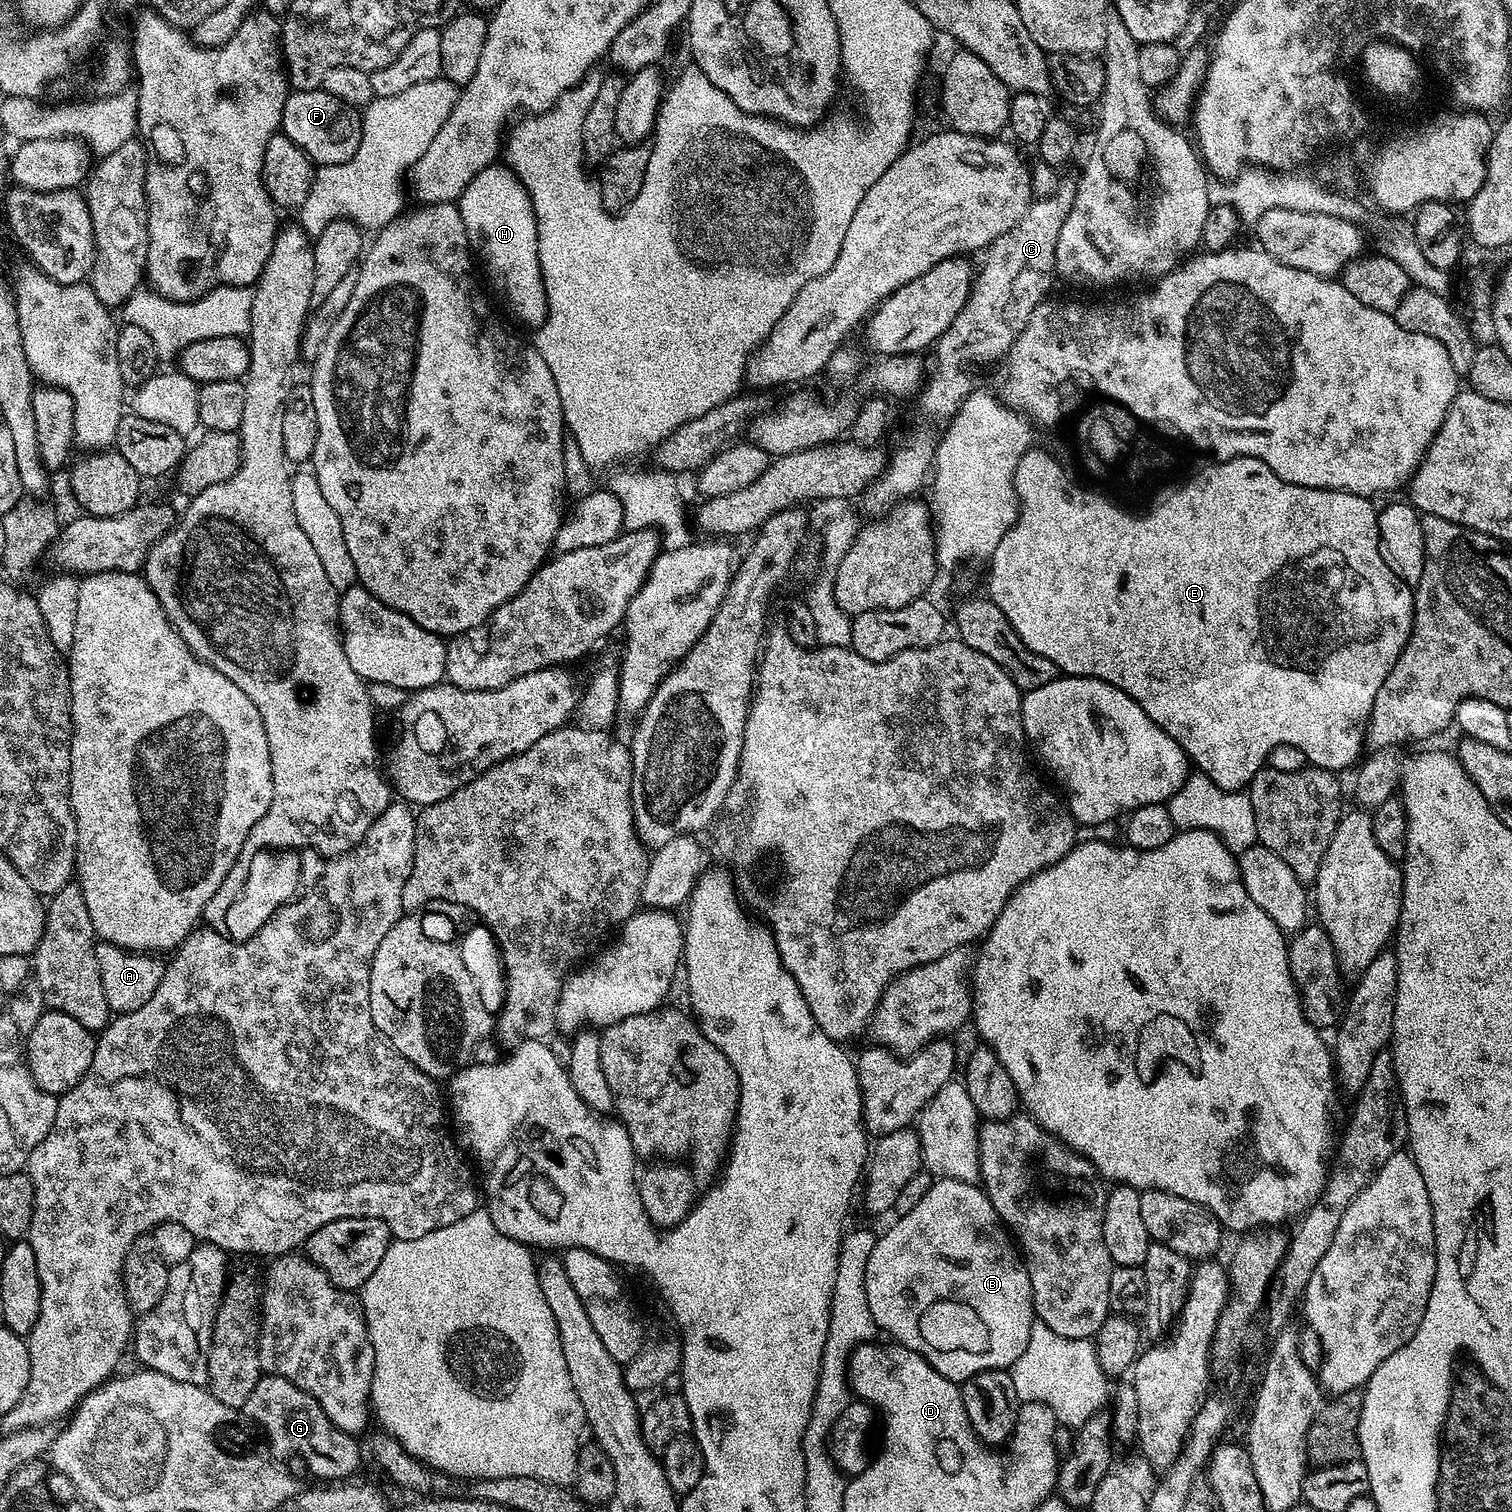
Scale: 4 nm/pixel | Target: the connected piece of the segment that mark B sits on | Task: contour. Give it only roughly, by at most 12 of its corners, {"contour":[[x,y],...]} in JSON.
{"contour":[[937,1179],[877,1239],[881,1333],[947,1380],[1011,1369],[1030,1274],[987,1192]]}

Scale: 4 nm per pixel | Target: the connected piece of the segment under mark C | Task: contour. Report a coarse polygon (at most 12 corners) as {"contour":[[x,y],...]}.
{"contour":[[1075,183],[988,245],[918,393],[947,422],[964,368],[1007,356],[1051,293]]}

